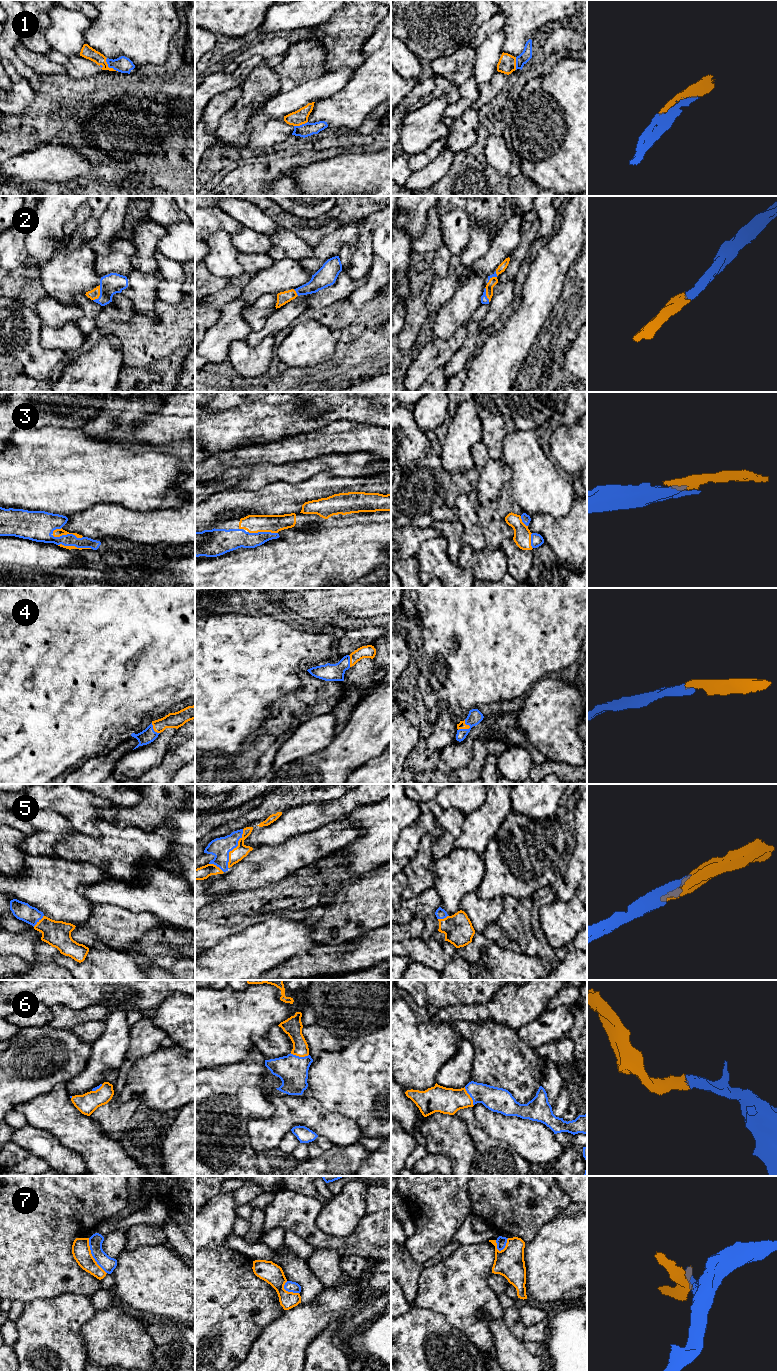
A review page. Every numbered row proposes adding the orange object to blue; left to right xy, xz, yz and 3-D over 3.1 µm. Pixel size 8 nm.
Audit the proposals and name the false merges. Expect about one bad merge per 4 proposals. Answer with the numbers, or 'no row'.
7

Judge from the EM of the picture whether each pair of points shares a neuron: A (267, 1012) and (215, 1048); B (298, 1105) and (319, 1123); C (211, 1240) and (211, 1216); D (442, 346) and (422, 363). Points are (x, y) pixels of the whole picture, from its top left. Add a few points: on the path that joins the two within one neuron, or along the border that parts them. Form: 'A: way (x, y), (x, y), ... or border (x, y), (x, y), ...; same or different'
A: way (254, 1012), (251, 1012), (228, 1035); same
B: way (303, 1110), (306, 1110), (314, 1118); same
C: way (211, 1234), (211, 1222); same
D: way (437, 350), (427, 360); same

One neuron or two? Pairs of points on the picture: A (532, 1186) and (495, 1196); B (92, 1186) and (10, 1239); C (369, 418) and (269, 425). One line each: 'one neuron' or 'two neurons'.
A: one neuron
B: one neuron
C: one neuron

